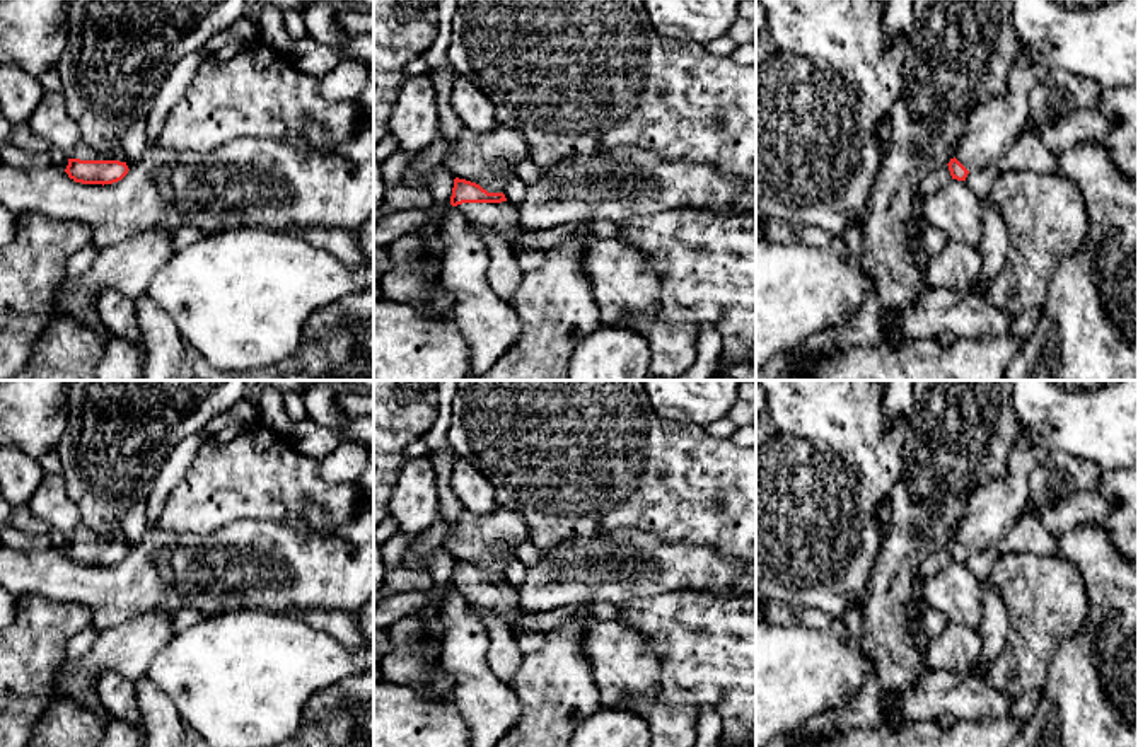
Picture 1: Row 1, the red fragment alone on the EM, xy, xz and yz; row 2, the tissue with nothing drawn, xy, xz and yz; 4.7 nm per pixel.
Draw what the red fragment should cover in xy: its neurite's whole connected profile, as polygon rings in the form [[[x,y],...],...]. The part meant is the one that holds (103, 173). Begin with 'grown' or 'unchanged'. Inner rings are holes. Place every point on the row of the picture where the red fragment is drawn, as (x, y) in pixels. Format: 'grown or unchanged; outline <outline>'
grown; outline [[[80,142],[65,169],[75,182],[102,186],[121,181],[128,171],[126,153],[119,142],[102,153]]]

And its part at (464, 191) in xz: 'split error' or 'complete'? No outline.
split error

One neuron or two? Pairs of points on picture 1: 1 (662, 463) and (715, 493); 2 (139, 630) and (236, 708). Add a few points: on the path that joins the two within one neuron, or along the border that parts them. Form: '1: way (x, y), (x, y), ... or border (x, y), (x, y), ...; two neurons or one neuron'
1: way (676, 476), (686, 486), (702, 490); one neuron
2: border (176, 633), (156, 655), (145, 674); two neurons

